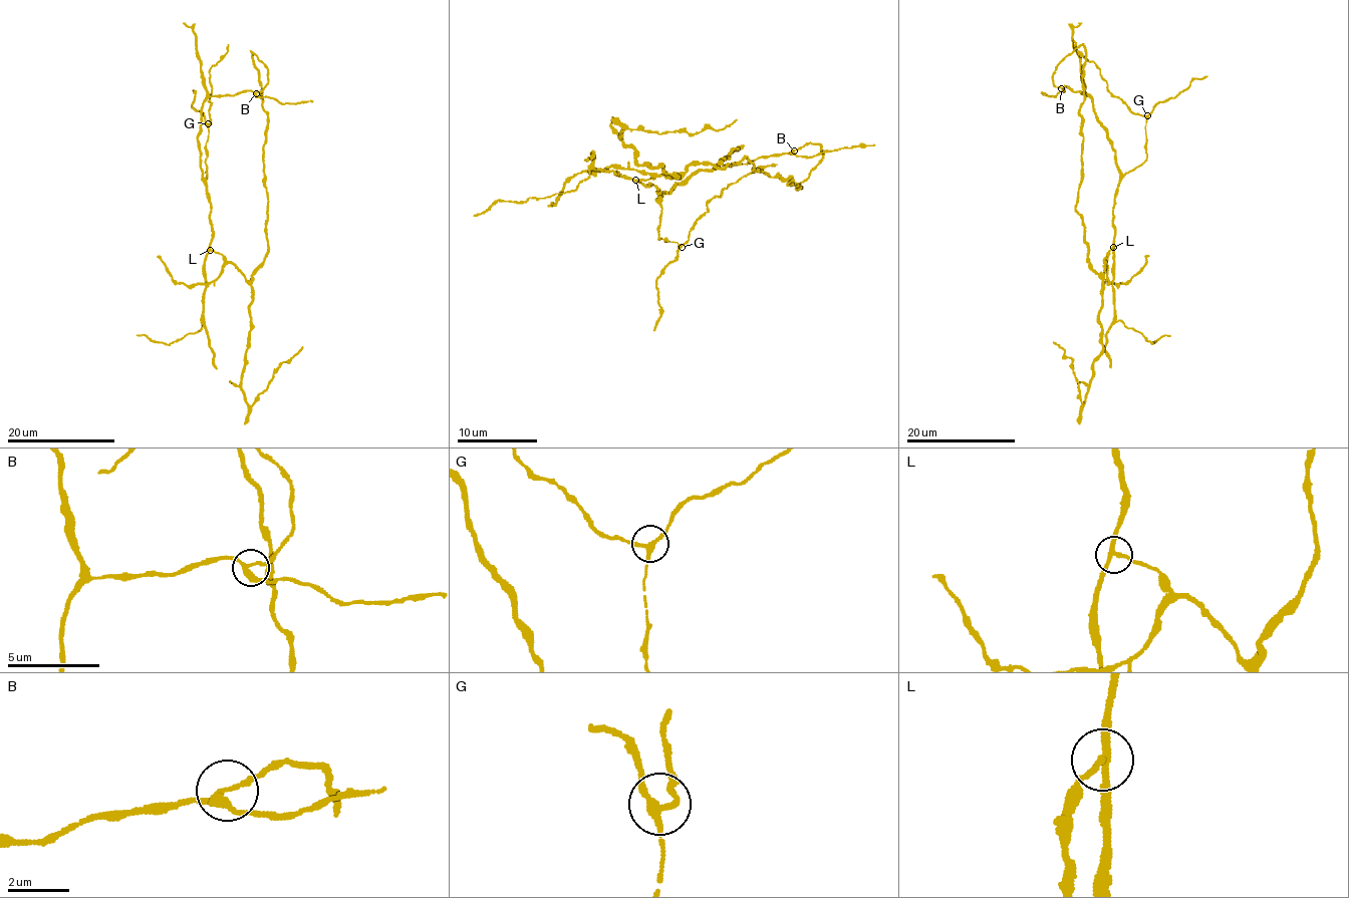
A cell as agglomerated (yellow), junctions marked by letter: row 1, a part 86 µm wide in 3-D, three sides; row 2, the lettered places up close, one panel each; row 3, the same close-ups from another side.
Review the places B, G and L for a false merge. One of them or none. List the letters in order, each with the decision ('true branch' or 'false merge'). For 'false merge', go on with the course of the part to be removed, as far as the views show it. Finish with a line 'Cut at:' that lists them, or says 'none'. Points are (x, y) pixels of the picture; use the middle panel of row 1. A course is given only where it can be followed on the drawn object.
B: true branch
G: true branch
L: false merge; course (635, 180), (745, 158), (802, 186)
Cut at: L

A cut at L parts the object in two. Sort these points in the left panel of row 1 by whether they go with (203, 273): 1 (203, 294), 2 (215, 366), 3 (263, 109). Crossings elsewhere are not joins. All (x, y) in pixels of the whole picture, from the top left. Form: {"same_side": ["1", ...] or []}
{"same_side": ["1", "2"]}

